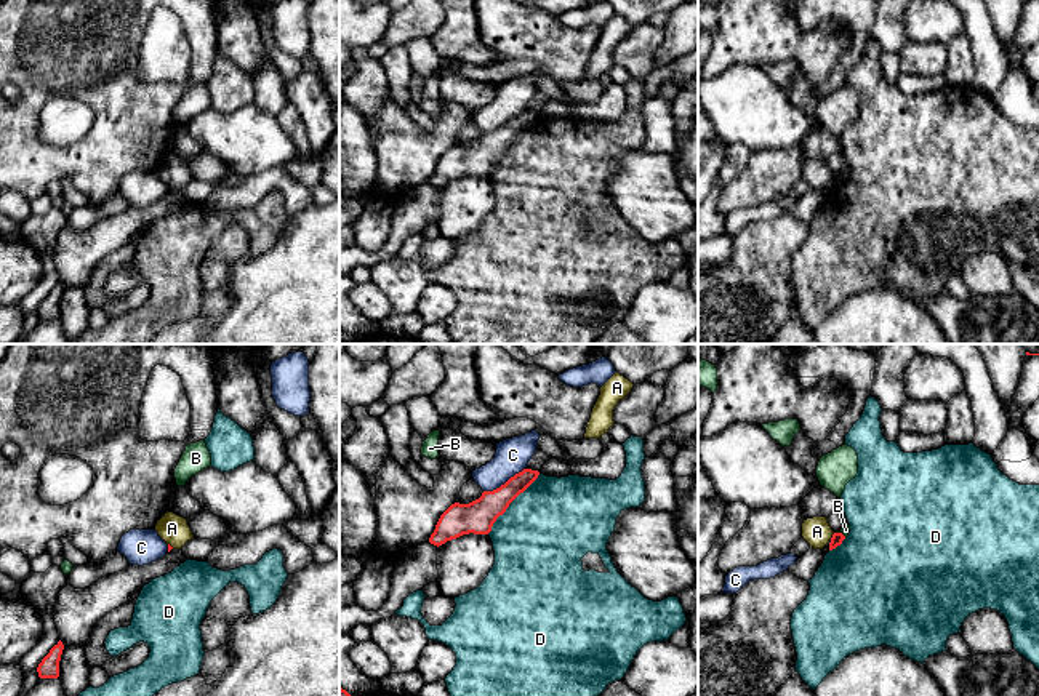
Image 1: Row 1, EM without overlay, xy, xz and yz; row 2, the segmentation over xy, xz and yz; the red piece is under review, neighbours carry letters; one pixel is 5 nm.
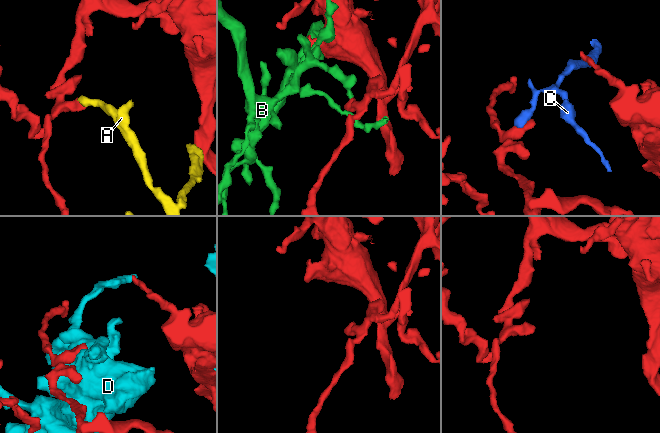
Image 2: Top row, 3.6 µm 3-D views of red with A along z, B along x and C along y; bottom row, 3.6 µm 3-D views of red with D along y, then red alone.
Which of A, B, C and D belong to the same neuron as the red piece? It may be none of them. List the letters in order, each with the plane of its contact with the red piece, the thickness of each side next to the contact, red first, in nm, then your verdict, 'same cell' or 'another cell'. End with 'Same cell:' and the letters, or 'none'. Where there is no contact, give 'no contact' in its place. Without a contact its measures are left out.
A: yz | 60/140 nm | another cell
B: yz | 60/50 nm | another cell
C: xz | 170/170 nm | another cell
D: xz | 170/460 nm | another cell
Same cell: none

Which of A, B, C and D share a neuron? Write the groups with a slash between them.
A / B / C / D

